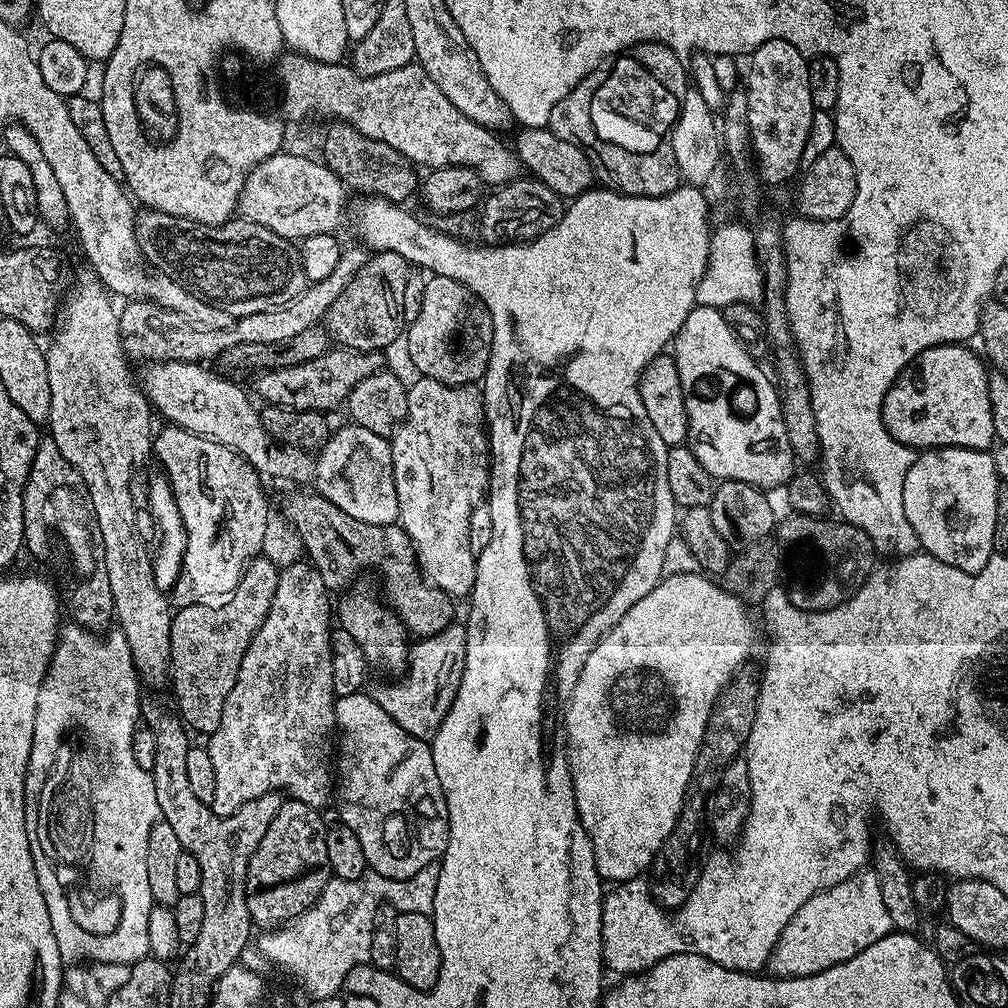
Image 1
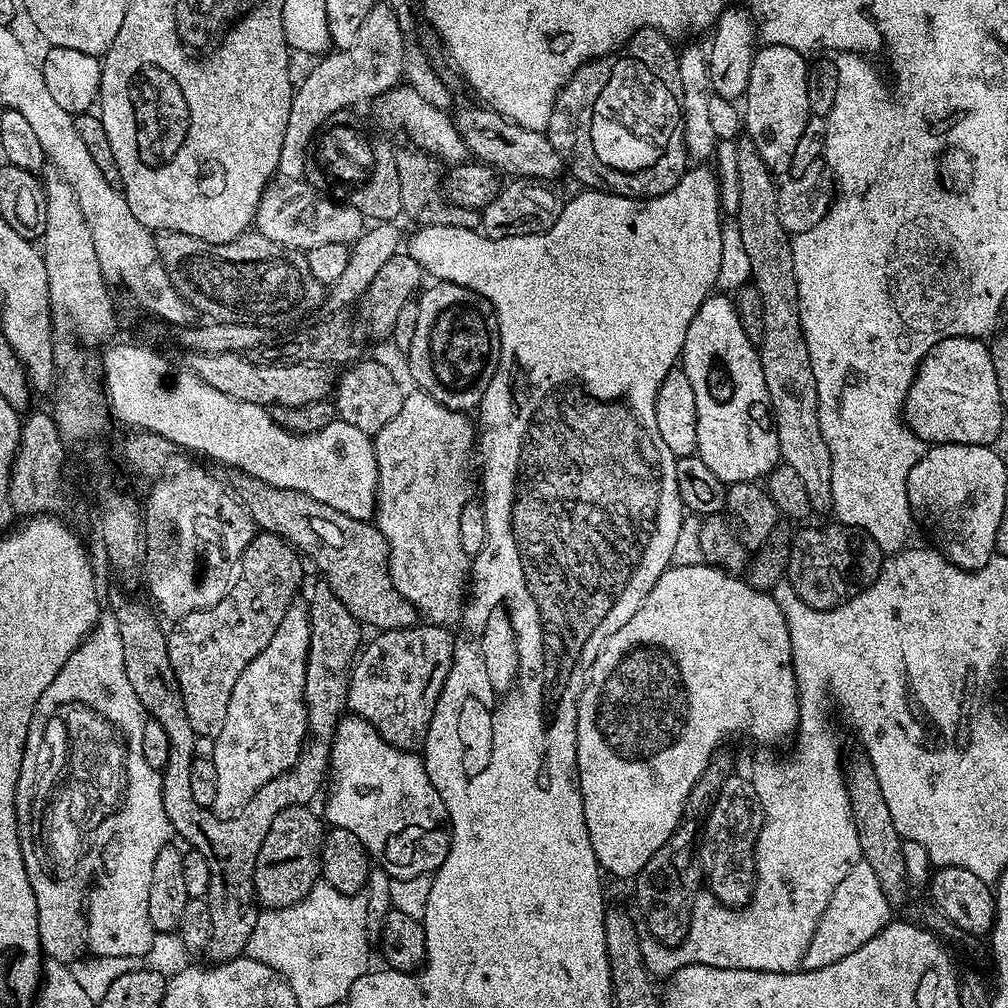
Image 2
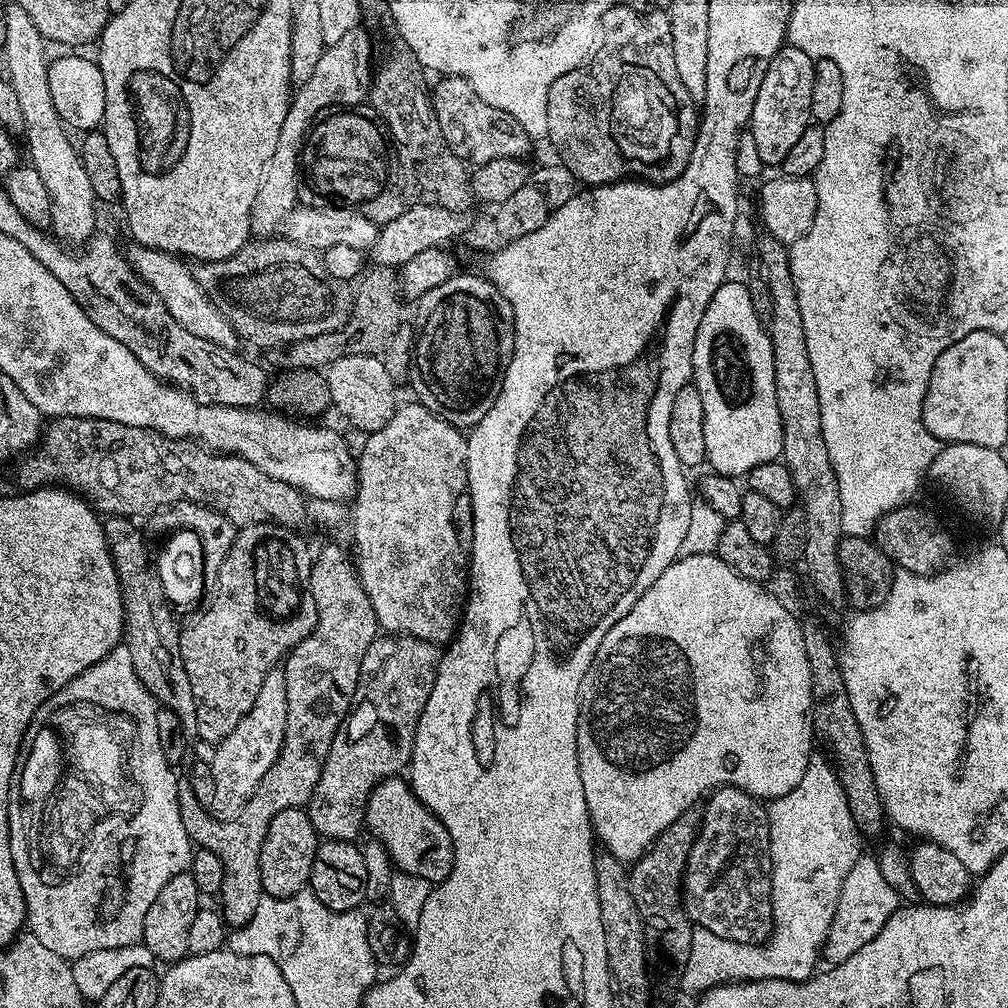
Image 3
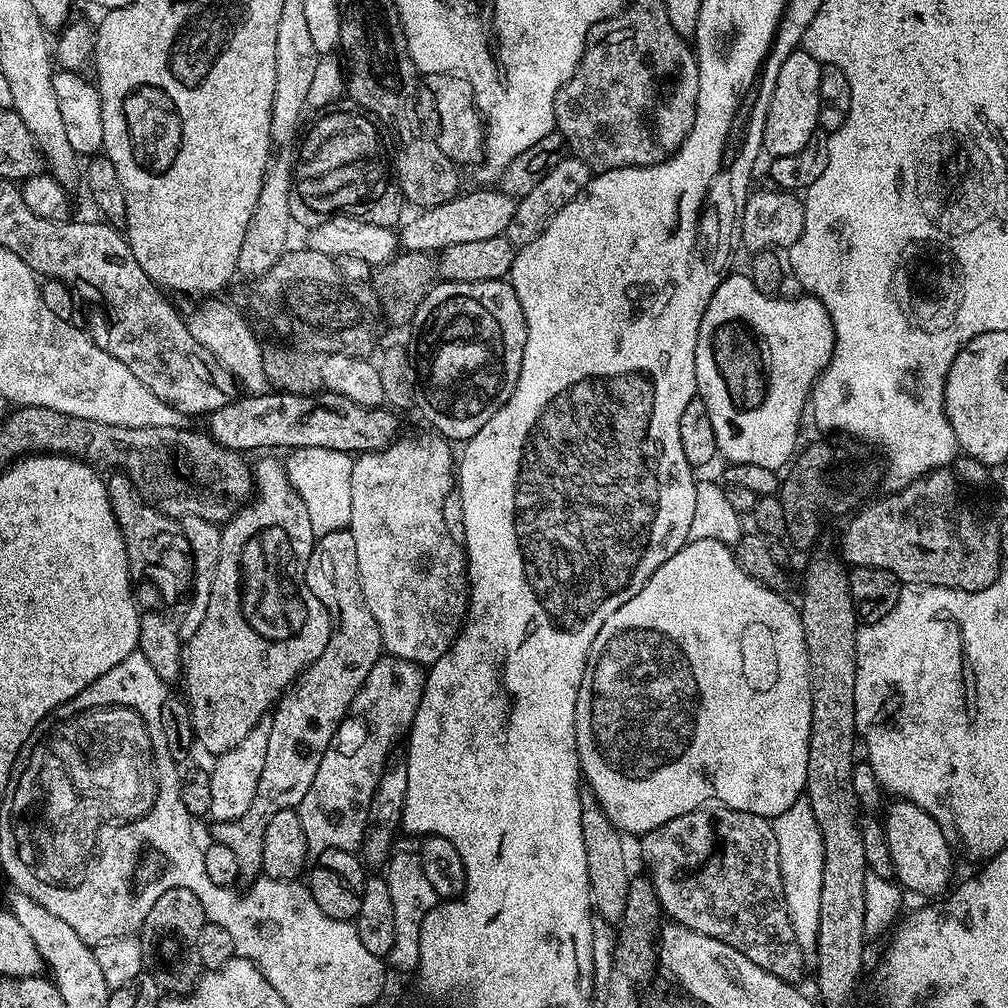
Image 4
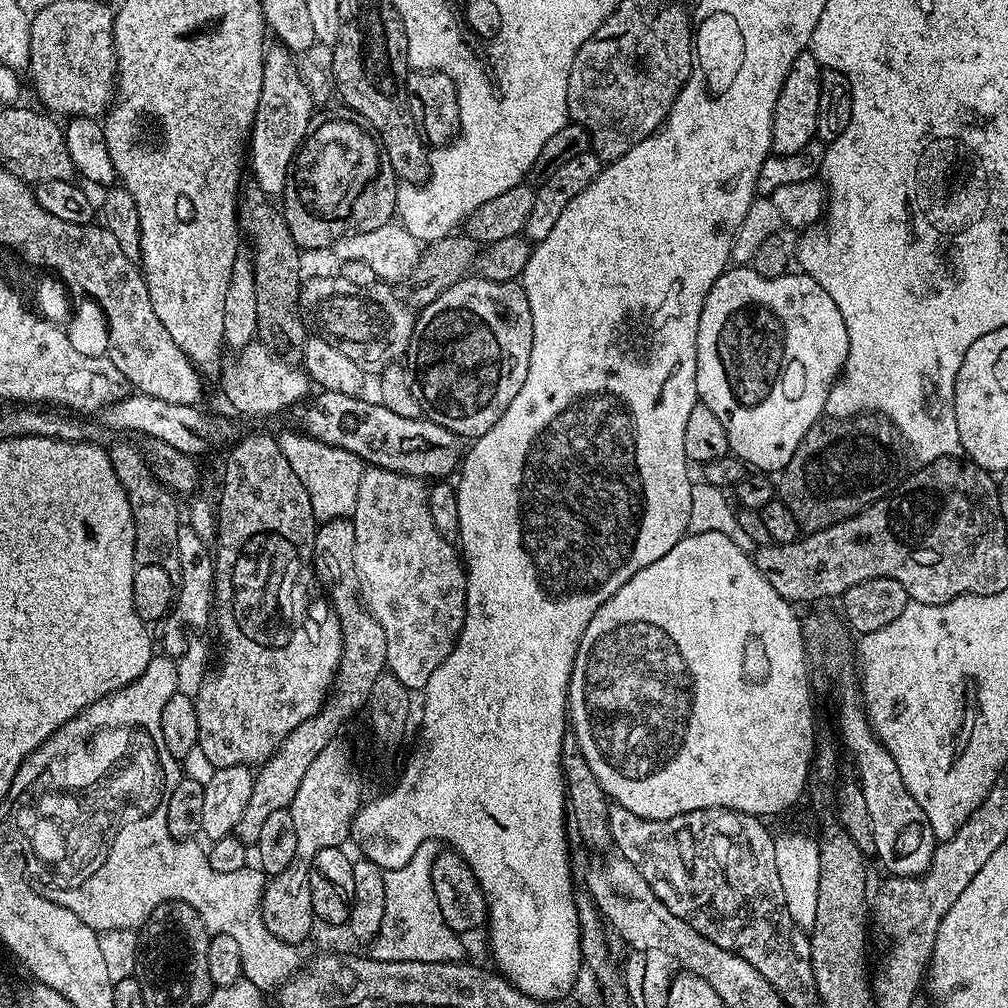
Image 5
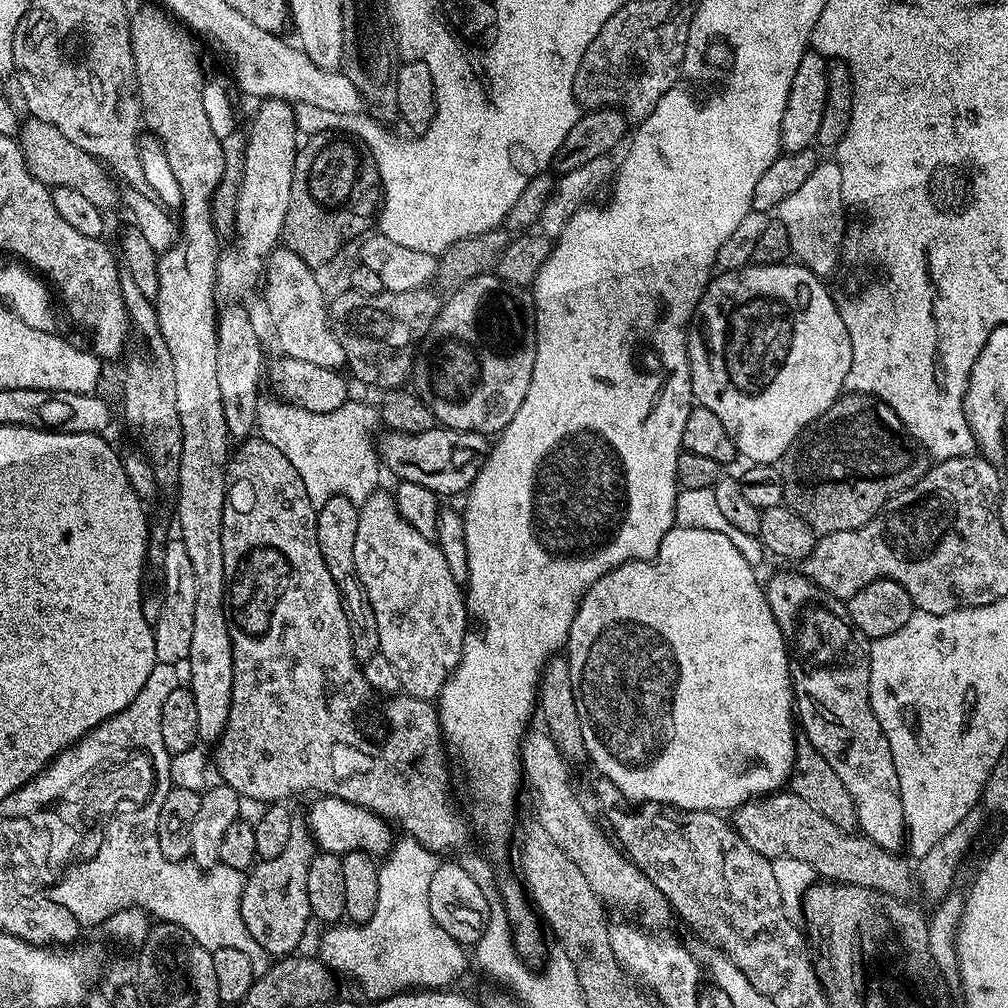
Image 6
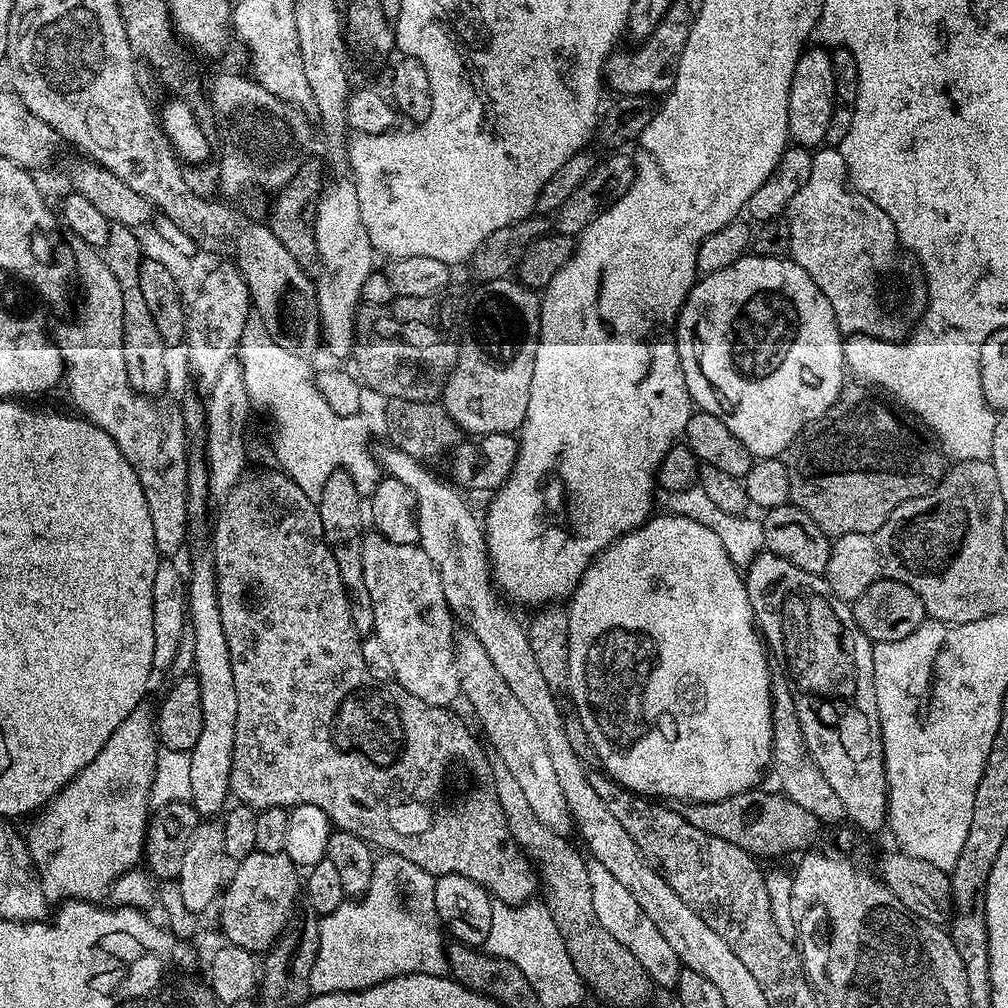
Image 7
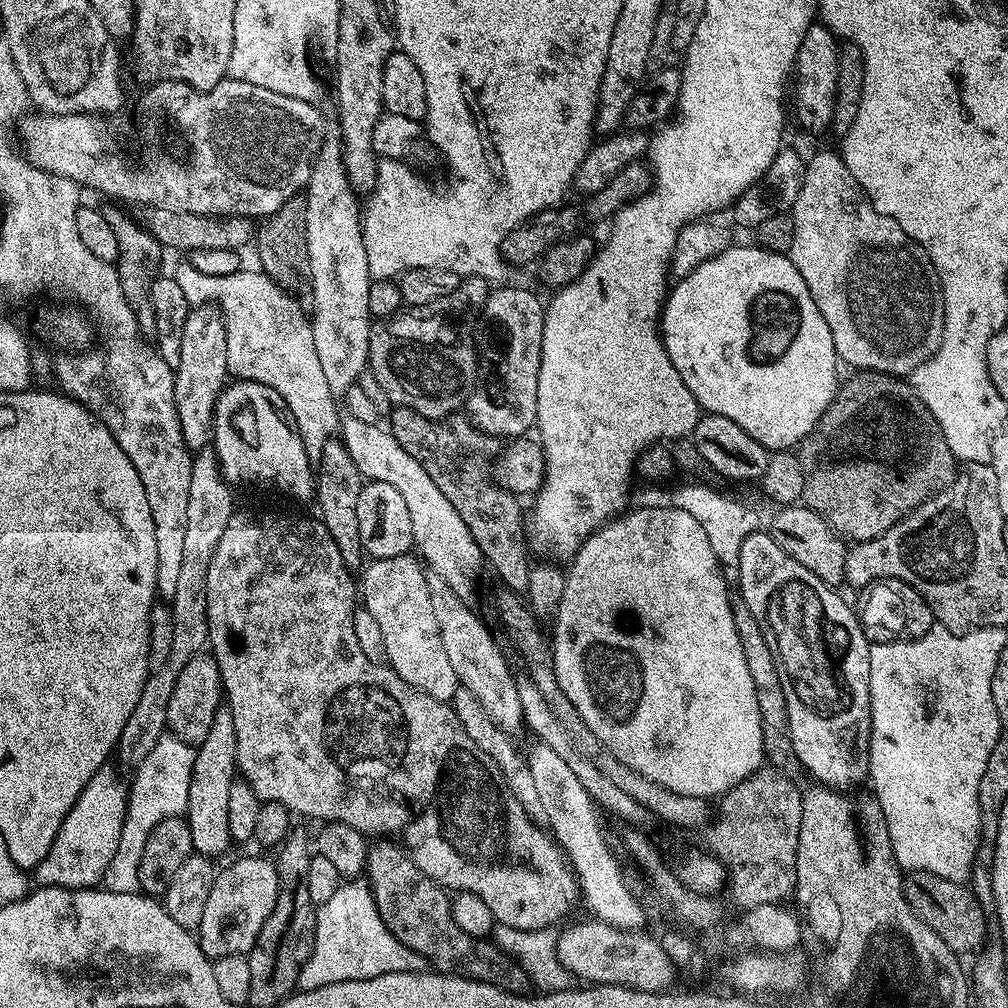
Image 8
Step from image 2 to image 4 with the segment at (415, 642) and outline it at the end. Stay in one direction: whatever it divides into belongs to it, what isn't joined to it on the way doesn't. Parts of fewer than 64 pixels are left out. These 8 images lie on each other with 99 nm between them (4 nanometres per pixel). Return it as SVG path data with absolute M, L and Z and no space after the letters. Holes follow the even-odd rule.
M387 654L381 655L380 660L374 662L370 674L366 674L366 682L354 698L351 713L338 726L336 738L330 742L326 754L322 754L322 762L318 762L318 774L314 774L314 782L310 782L310 790L306 790L306 798L302 798L298 809L309 853L319 854L327 848L356 850L363 845L376 783L389 763L388 755L391 754L392 747L407 737L408 729L414 722L414 714L424 693L425 675L421 665Z

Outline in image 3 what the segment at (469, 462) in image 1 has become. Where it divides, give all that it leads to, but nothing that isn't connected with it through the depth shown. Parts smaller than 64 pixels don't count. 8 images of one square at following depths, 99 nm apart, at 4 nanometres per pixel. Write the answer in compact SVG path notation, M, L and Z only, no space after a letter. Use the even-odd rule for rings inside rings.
M413 402L413 404L401 403L396 409L394 418L390 418L390 422L382 426L382 430L367 433L365 440L368 441L365 442L364 449L358 452L356 494L351 505L353 508L350 508L350 520L352 516L352 536L356 539L354 552L358 557L360 581L370 598L370 606L374 606L377 625L388 634L413 636L431 644L447 645L460 627L470 583L470 560L466 555L466 549L458 542L458 534L454 526L454 502L459 496L465 495L468 487L468 437L461 429L455 428L453 424L429 410L425 404Z

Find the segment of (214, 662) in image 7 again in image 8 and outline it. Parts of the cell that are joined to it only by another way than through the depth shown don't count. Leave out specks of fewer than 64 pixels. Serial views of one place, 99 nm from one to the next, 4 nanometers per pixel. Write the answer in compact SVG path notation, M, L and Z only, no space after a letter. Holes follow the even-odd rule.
M221 706L214 714L214 723L210 725L210 734L206 742L196 748L194 770L190 778L190 798L186 819L190 826L192 847L199 855L217 858L233 843L227 817L227 803L232 781L237 779L236 747L238 738L234 734L234 718L227 707Z

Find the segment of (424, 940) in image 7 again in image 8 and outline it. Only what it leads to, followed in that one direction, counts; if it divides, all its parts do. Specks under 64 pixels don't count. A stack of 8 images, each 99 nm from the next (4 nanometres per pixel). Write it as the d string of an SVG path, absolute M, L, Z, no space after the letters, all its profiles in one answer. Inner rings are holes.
M344 882L338 890L334 890L334 895L330 897L330 902L319 905L316 909L316 937L310 958L302 966L298 974L297 989L301 992L313 992L322 986L330 986L334 982L350 982L351 980L365 980L366 978L378 978L378 974L394 974L395 972L423 972L426 968L426 961L422 954L410 950L382 922L378 914L376 899L372 897L372 889L364 882Z

